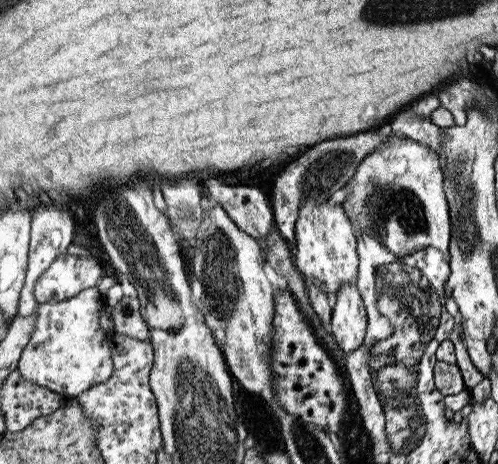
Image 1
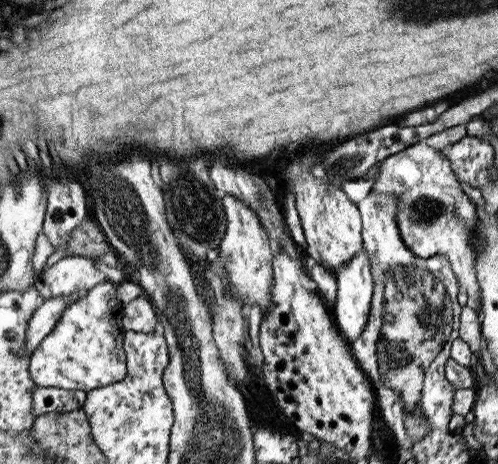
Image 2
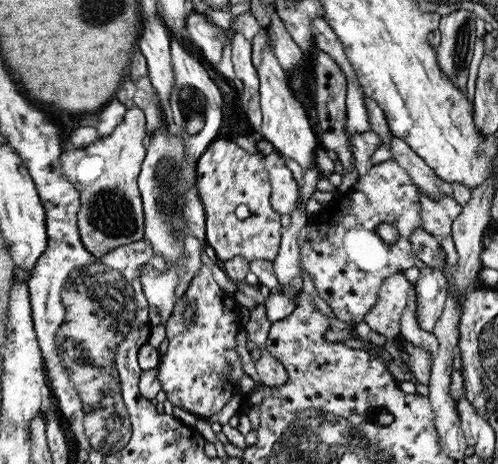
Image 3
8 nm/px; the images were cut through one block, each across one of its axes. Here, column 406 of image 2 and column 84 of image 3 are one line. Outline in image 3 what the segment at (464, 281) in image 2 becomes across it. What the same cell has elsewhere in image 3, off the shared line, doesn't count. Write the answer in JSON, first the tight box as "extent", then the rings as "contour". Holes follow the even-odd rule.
{"extent":[62,106,148,258],"contour":[[[134,106],[126,112],[124,122],[114,130],[114,134],[94,142],[90,148],[76,150],[68,146],[62,152],[62,172],[80,194],[80,242],[94,258],[104,258],[112,248],[142,240],[144,236],[144,212],[136,186],[136,176],[148,156],[144,138],[146,118],[144,112]]]}

